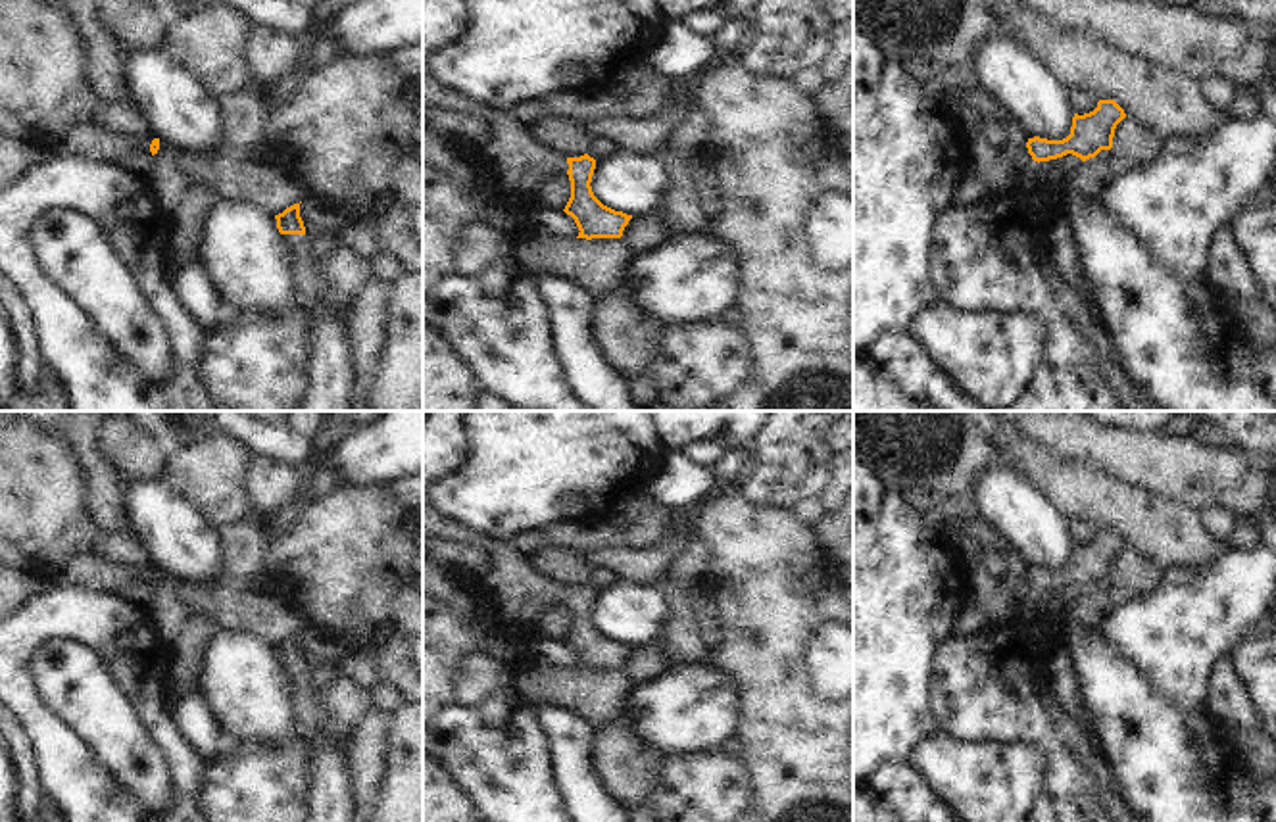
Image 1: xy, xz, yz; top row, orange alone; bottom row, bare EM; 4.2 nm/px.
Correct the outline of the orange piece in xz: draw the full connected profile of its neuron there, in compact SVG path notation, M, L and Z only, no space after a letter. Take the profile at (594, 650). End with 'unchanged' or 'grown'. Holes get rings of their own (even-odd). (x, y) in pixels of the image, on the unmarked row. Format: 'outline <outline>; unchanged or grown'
outline M423 486L423 536L448 538L457 544L475 545L490 555L490 570L482 578L490 590L490 599L503 622L519 628L532 626L553 603L567 603L571 628L565 643L578 657L577 668L621 668L632 649L623 641L603 636L592 622L596 590L588 584L567 588L561 582L540 574L511 542L488 538L467 524L442 515L430 501Z; grown

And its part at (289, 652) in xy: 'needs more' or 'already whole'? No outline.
needs more

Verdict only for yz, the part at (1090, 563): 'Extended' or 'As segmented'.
As segmented

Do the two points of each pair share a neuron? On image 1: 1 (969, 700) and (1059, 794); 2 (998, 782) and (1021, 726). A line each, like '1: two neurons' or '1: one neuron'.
1: one neuron
2: two neurons

